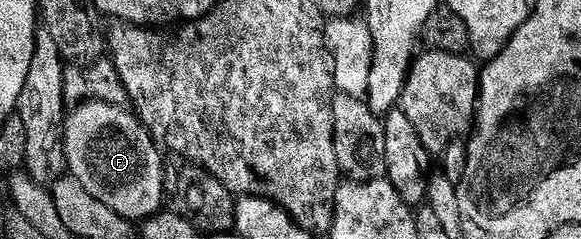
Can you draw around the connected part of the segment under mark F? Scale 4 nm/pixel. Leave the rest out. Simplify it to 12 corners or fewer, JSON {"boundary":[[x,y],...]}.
{"boundary":[[130,108],[67,114],[67,168],[126,221],[164,208],[165,157]]}

